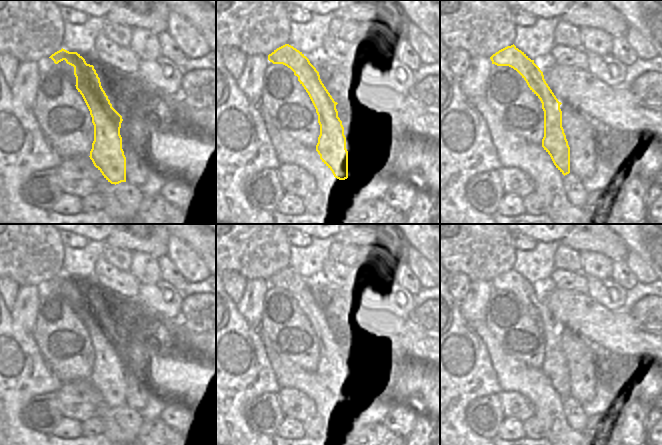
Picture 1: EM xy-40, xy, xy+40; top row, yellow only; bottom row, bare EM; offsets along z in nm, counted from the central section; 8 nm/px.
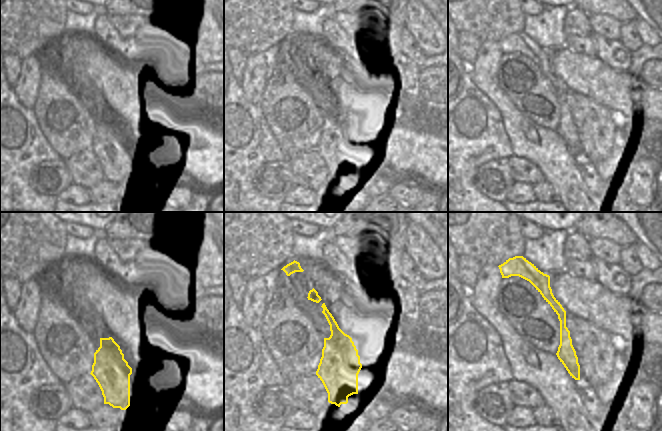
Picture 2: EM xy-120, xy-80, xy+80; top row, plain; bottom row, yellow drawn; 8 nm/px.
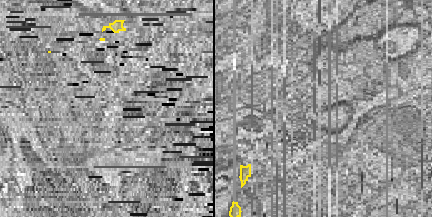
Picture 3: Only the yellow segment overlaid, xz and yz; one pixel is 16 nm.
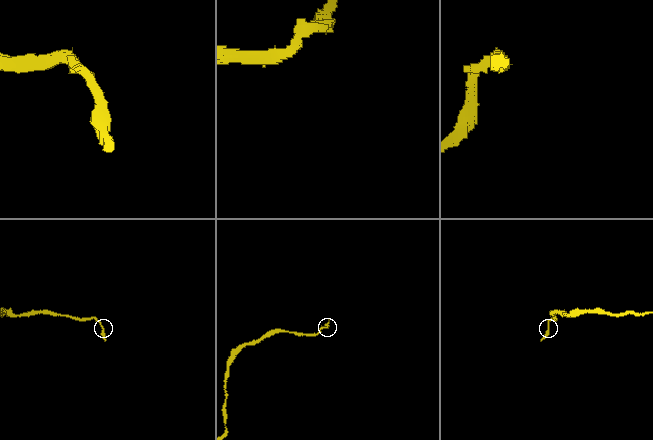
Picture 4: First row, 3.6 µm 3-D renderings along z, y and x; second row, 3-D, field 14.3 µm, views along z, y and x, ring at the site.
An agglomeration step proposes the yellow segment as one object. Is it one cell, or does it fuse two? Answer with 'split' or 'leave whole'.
split

